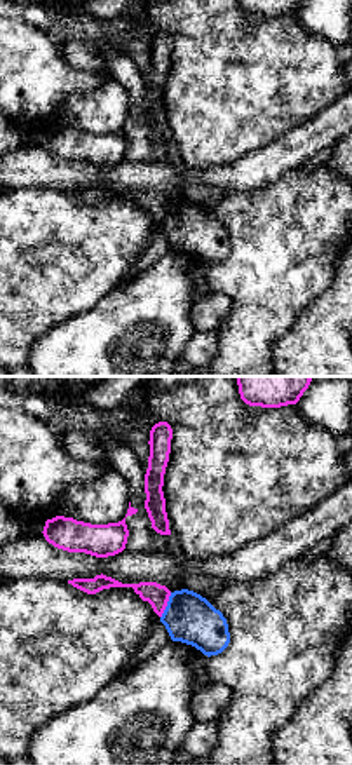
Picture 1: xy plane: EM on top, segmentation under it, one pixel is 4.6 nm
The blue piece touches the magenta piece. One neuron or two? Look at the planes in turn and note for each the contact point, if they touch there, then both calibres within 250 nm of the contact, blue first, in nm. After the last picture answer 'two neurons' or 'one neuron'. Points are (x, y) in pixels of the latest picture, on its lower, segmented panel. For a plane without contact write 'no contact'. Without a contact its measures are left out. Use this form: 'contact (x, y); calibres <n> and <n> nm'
contact (168, 605); calibres 240 and 100 nm

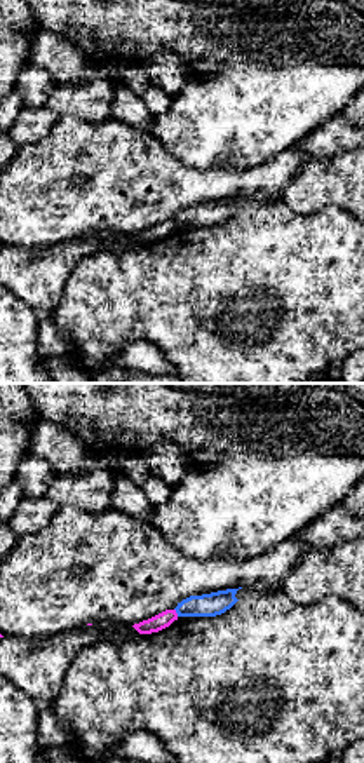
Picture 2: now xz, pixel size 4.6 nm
contact (176, 612); calibres 110 and 70 nm

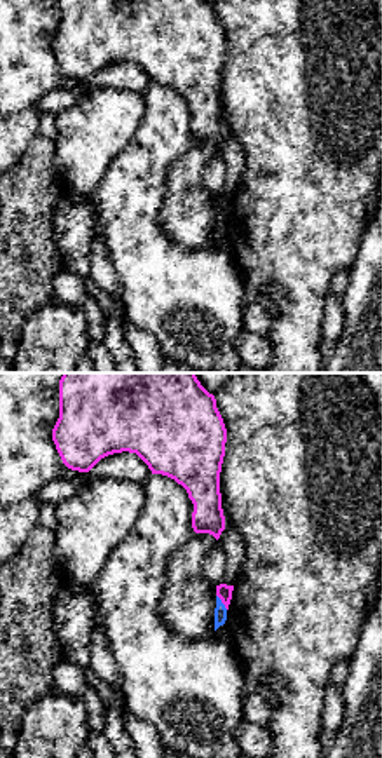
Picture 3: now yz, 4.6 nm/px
contact (220, 602); calibres 60 and 70 nm

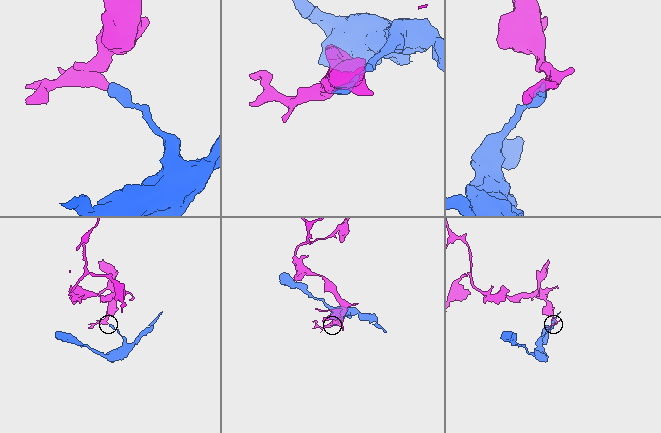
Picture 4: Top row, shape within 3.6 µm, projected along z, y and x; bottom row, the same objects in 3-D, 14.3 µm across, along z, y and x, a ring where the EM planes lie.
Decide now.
two neurons

